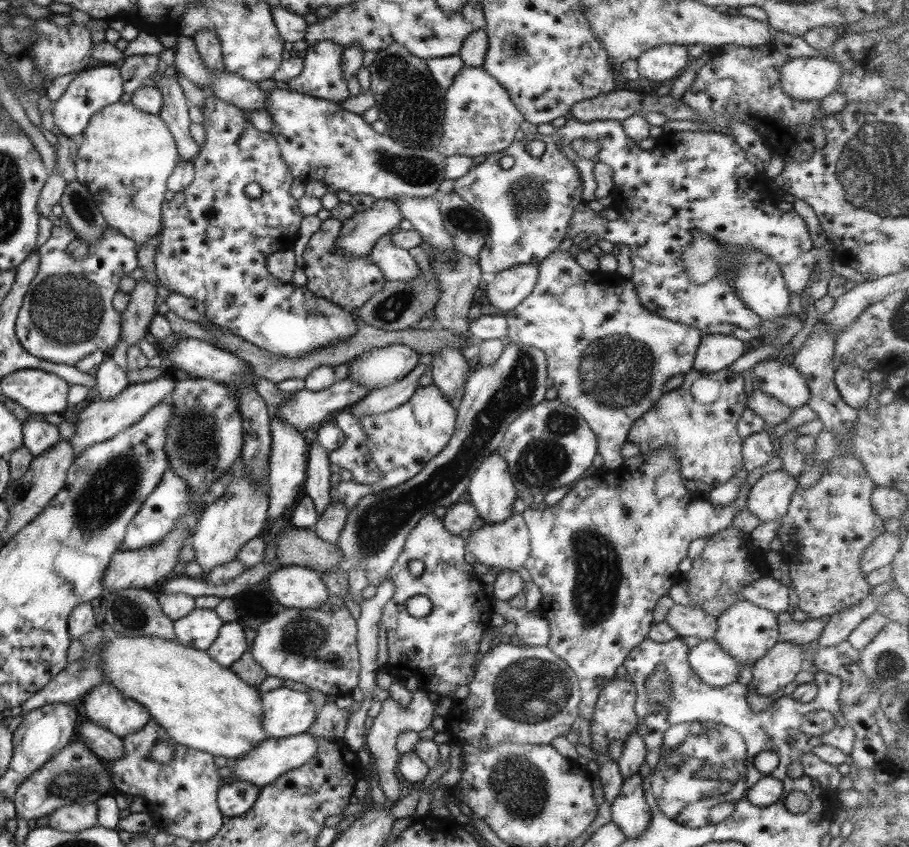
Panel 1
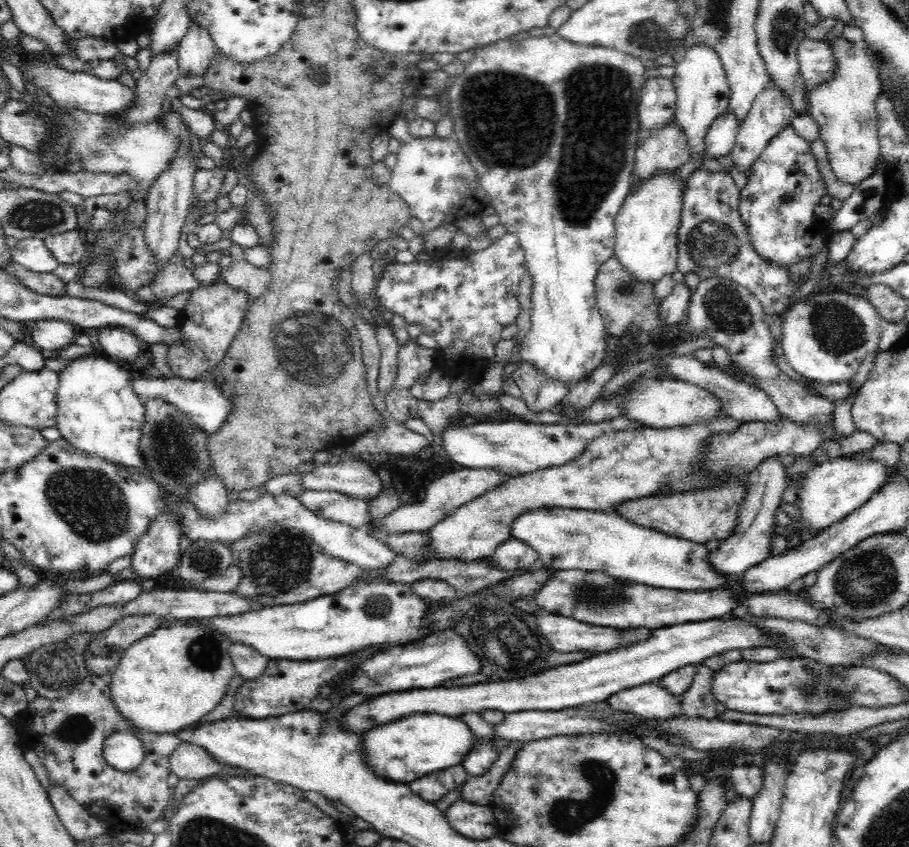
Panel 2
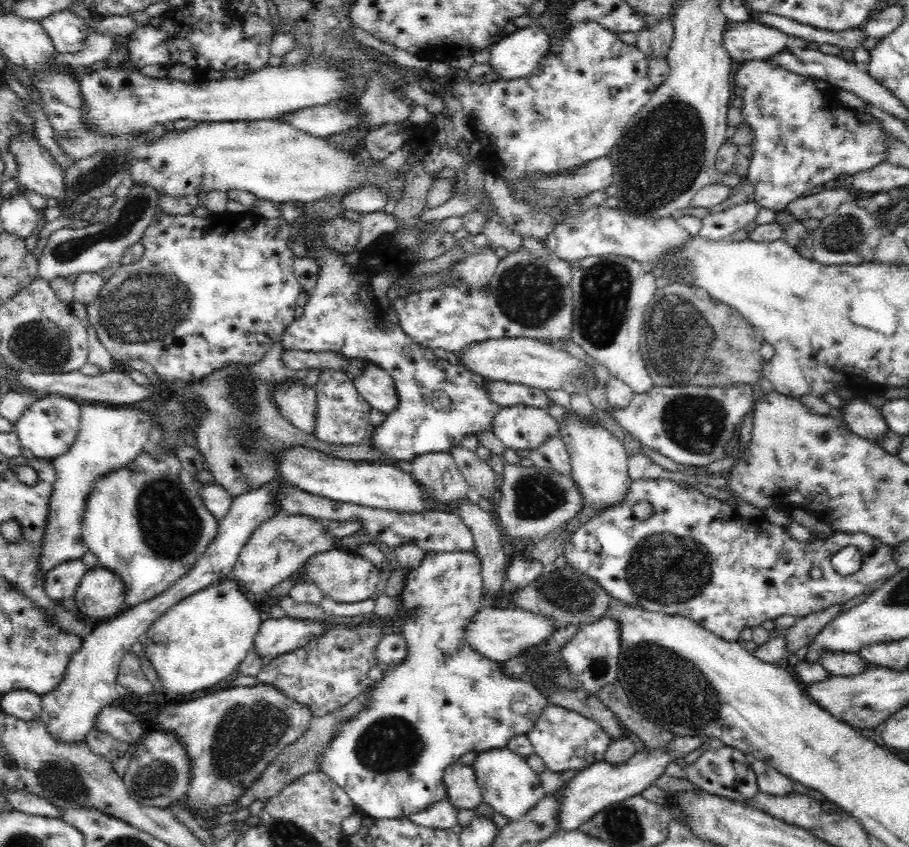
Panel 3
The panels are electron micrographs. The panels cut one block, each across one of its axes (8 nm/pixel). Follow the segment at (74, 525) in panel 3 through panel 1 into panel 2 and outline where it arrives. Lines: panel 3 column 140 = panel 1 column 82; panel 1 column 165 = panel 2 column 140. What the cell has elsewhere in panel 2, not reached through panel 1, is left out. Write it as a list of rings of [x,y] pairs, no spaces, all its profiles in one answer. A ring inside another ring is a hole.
[[[178,376],[170,378],[138,378],[132,382],[132,387],[136,391],[136,396],[143,403],[148,397],[158,397],[174,404],[182,413],[190,416],[190,421],[194,421],[198,427],[202,427],[202,431],[212,435],[216,433],[222,424],[230,418],[232,414],[232,399],[226,397],[224,389],[214,381],[184,380]]]

